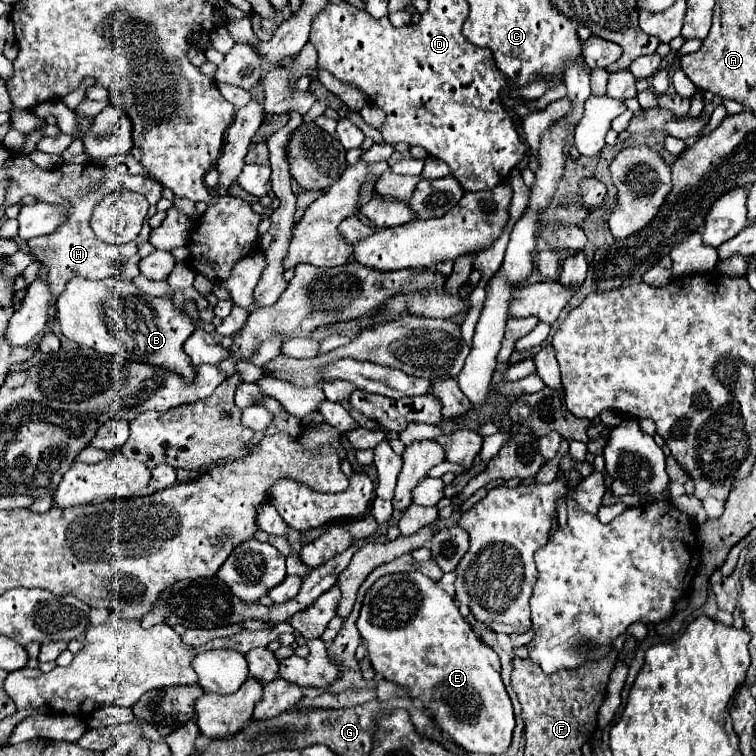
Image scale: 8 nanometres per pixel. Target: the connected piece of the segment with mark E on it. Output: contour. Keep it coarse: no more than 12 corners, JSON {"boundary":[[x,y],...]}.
{"boundary":[[420,571],[356,627],[374,671],[470,753],[506,753],[500,659]]}

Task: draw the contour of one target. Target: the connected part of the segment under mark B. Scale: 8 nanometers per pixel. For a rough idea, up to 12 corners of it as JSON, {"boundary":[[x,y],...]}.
{"boundary":[[120,275],[72,277],[56,299],[78,345],[192,381],[196,327]]}

